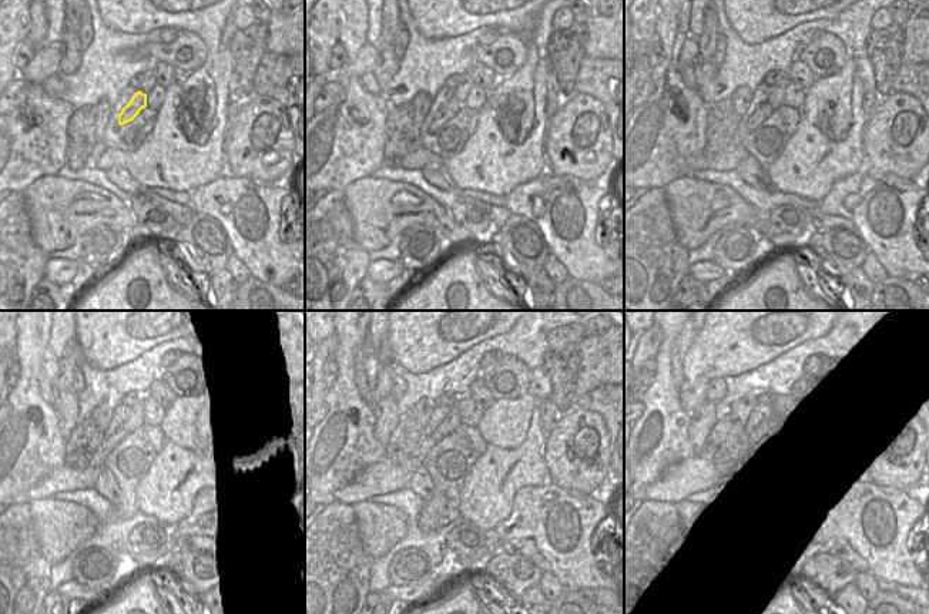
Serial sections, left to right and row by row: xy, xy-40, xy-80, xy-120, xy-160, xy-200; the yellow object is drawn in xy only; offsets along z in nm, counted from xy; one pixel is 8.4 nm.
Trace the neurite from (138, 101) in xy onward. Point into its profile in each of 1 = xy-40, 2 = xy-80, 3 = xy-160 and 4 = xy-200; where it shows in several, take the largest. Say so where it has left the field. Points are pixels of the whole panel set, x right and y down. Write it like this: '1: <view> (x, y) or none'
1: xy-40 (448, 110)
2: xy-80 (764, 111)
3: xy-160 (415, 460)
4: xy-200 (734, 459)

